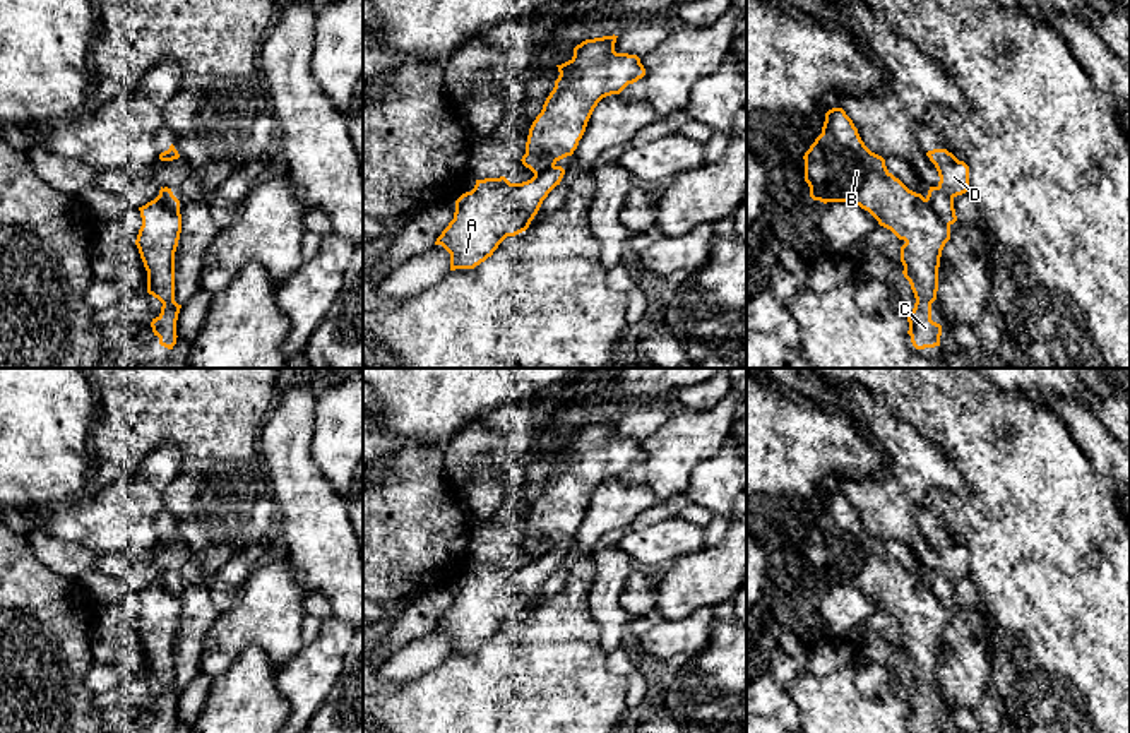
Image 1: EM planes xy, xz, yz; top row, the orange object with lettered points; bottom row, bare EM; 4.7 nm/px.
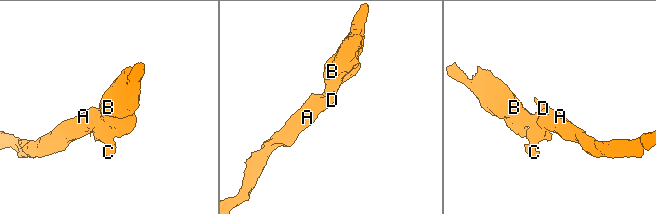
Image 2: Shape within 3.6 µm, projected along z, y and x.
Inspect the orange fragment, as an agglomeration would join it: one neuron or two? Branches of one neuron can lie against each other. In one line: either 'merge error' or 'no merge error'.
merge error

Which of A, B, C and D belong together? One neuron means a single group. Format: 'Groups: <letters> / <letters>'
Groups: A D / B C

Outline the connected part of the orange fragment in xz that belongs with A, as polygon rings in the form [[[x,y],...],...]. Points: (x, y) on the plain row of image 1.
[[[551,550],[522,567],[510,567],[505,560],[476,563],[474,572],[455,584],[454,603],[435,625],[435,629],[442,629],[450,637],[450,654],[474,653],[491,641],[507,620],[526,615],[543,584],[560,569],[563,558],[565,553],[562,550]]]

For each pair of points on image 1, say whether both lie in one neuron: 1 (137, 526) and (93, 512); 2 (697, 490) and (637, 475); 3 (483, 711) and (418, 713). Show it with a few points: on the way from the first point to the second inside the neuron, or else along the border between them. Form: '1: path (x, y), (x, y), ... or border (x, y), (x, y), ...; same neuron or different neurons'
1: path (127, 526), (103, 521); same neuron
2: border (713, 456), (694, 470), (685, 490); different neurons
3: path (468, 713), (434, 713); same neuron

